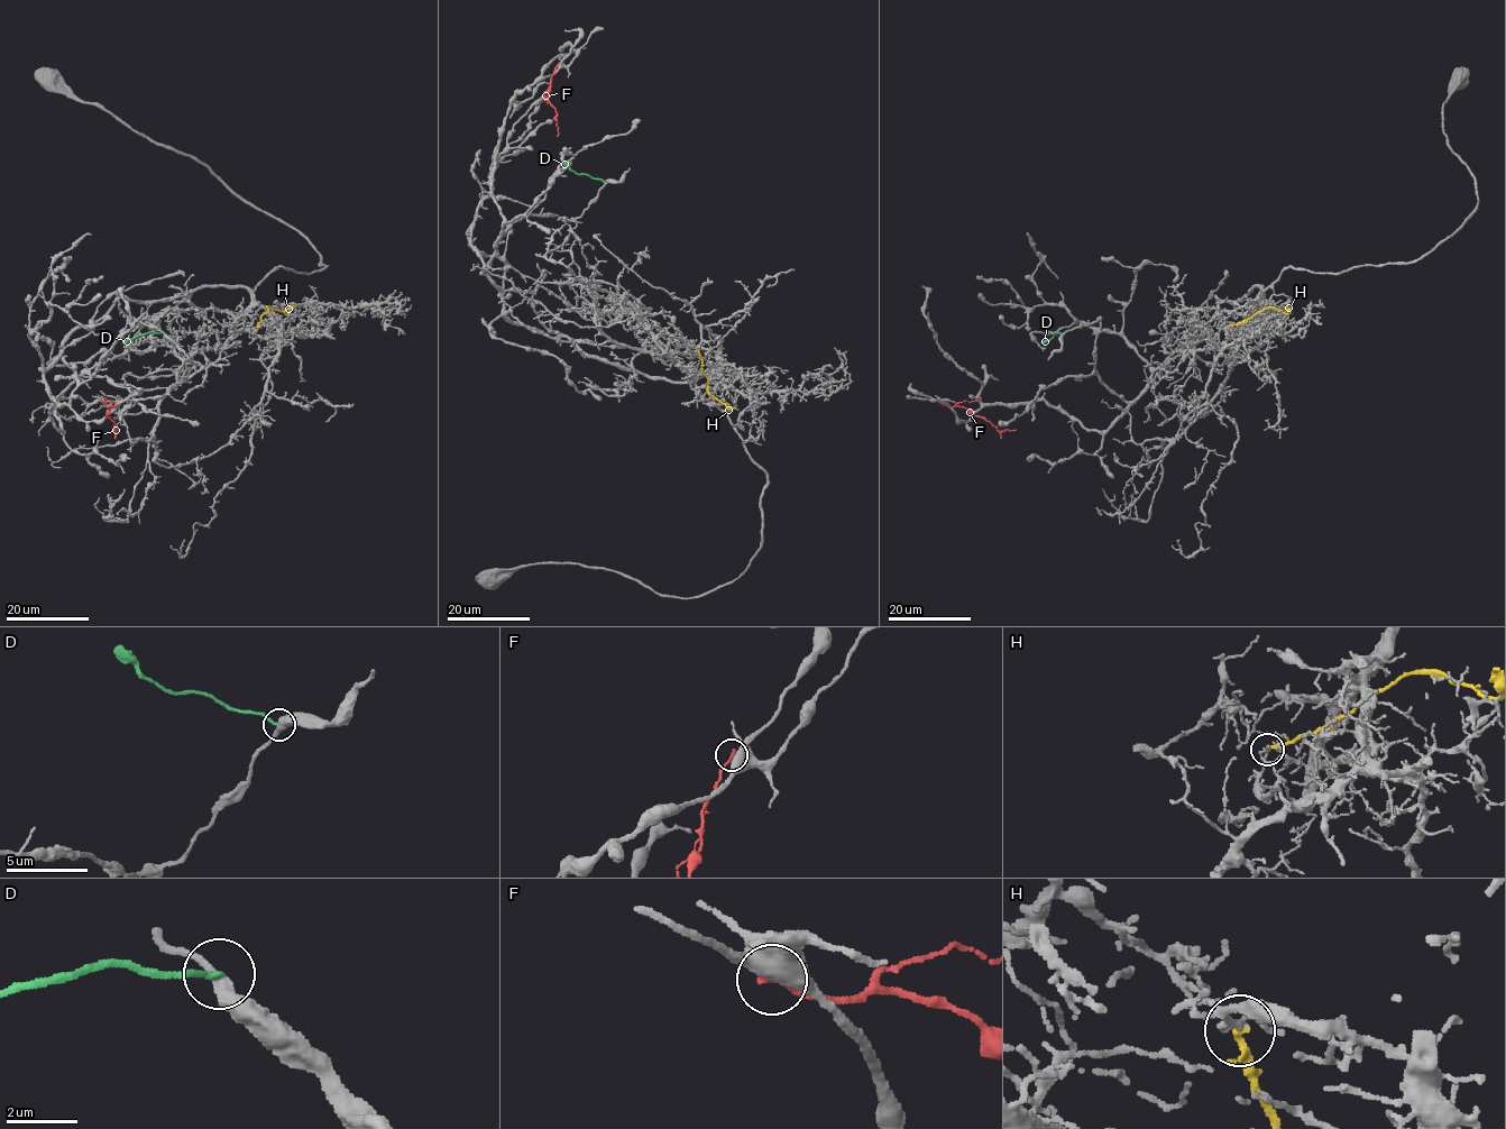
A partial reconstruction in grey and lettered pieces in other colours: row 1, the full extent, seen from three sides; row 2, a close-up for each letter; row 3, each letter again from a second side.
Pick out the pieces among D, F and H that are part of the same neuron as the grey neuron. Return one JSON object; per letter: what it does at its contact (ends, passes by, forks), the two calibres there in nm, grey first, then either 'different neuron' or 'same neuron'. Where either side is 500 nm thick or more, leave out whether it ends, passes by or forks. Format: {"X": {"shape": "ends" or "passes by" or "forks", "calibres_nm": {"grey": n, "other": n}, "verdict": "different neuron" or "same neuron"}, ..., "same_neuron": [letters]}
{"D": {"shape": "ends", "calibres_nm": {"grey": 360, "other": 180}, "verdict": "different neuron"}, "F": {"calibres_nm": {"grey": 550, "other": 190}, "verdict": "different neuron"}, "H": {"shape": "ends", "calibres_nm": {"grey": 90, "other": 240}, "verdict": "different neuron"}, "same_neuron": []}

